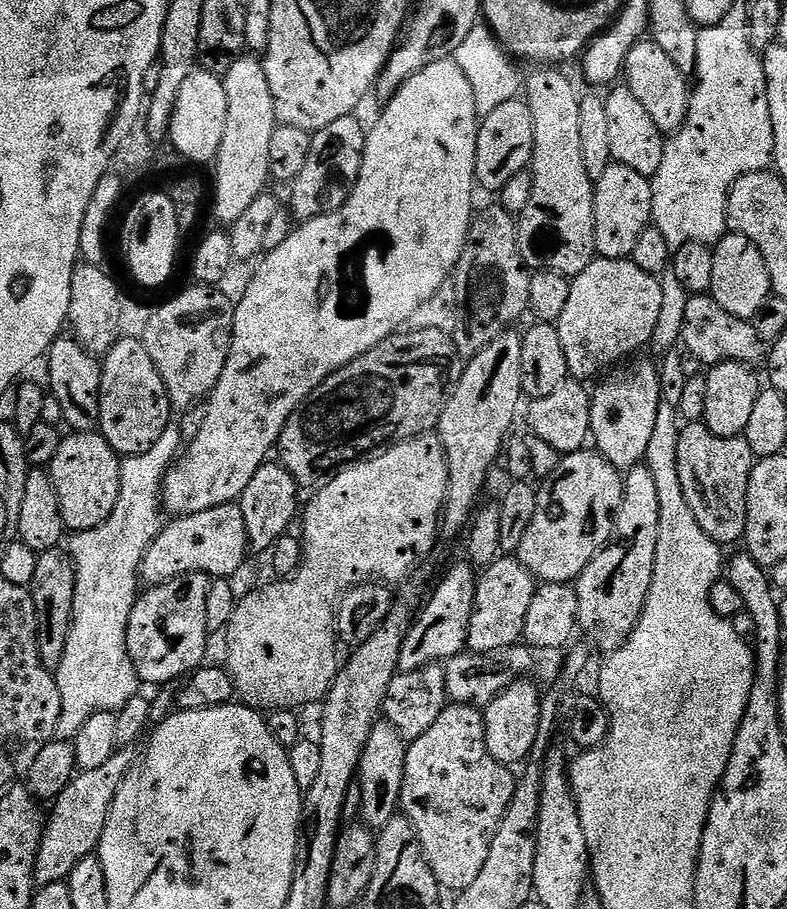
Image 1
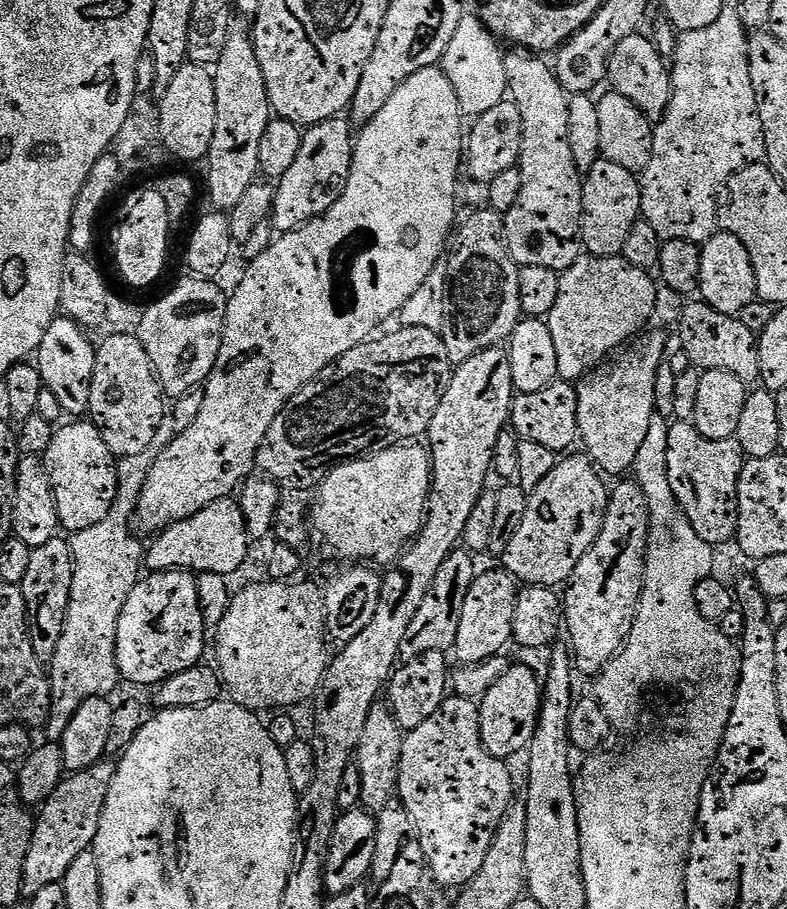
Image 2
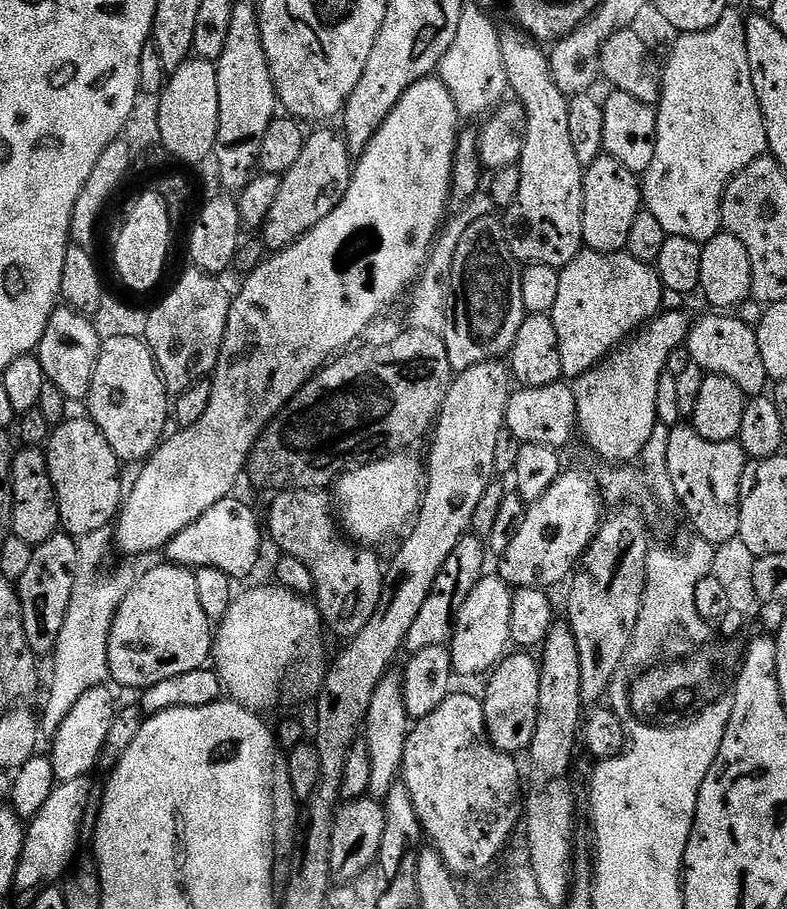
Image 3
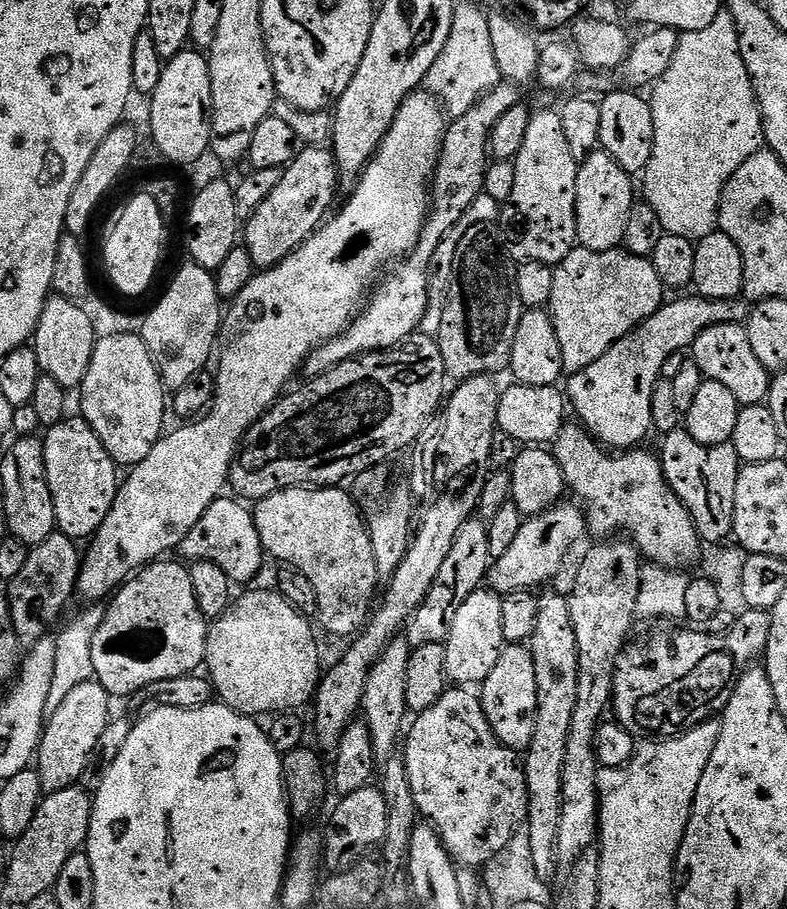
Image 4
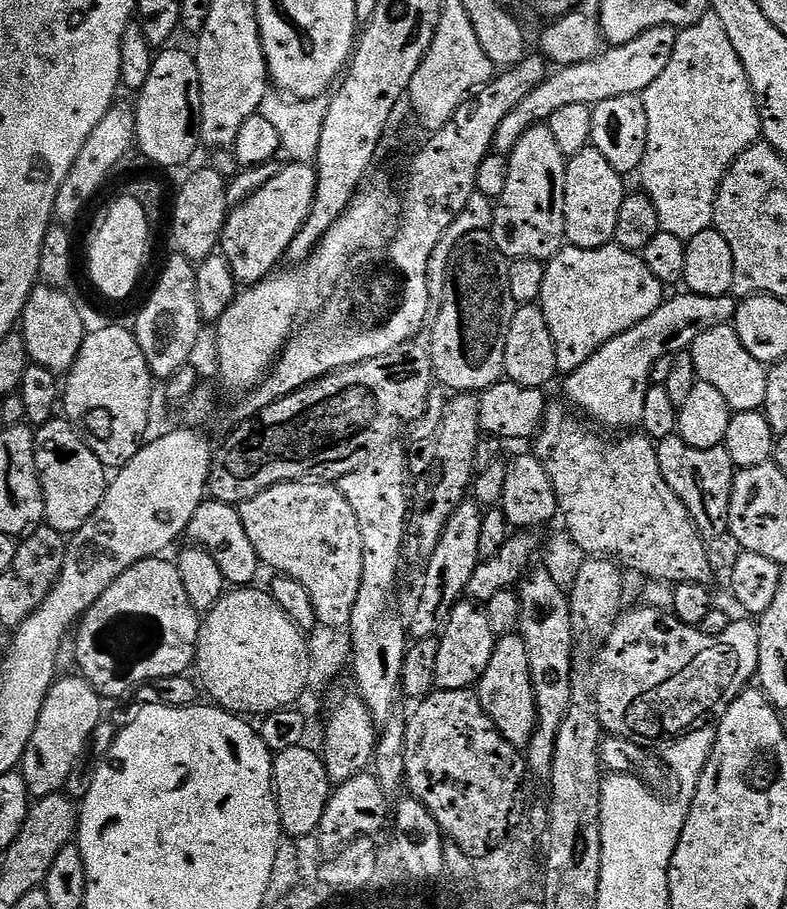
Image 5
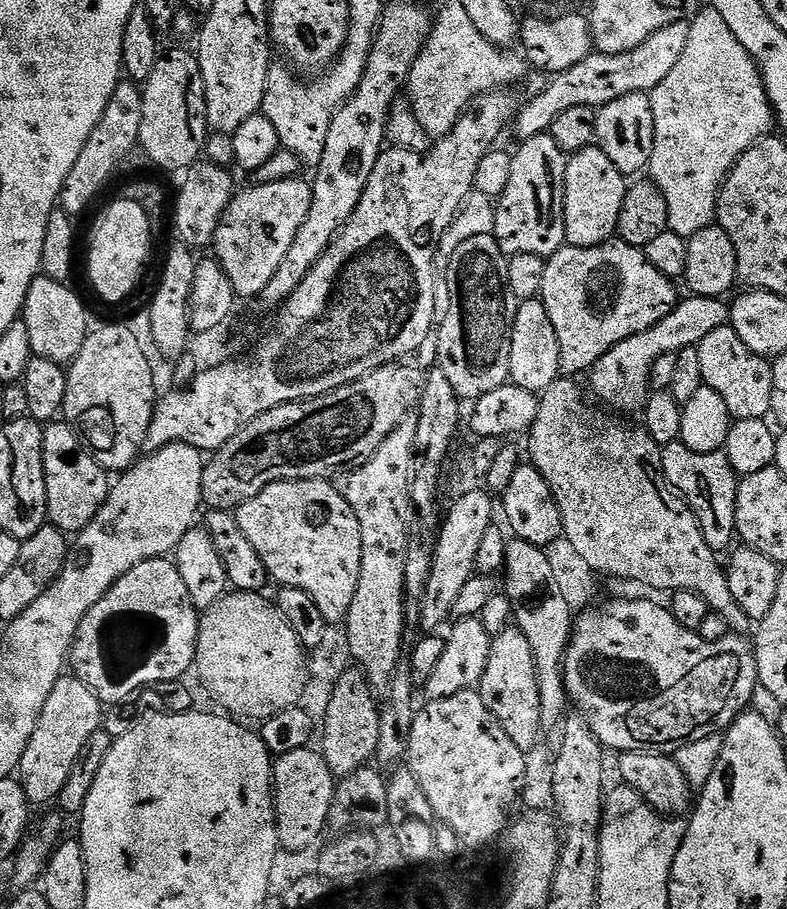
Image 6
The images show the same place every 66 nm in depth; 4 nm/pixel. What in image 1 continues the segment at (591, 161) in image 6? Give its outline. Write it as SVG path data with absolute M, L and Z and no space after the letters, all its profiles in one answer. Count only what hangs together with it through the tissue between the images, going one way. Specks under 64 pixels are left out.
M615 162L609 163L608 168L600 176L595 177L594 191L592 193L592 246L597 257L605 260L623 260L631 257L634 246L638 242L638 238L643 234L645 228L649 227L652 218L652 185L649 177L638 174L634 170L630 170L625 164Z

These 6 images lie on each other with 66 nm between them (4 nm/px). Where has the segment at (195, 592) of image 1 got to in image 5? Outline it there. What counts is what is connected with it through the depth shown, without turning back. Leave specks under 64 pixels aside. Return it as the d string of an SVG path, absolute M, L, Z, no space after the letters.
M168 558L139 560L130 566L130 570L116 578L79 621L80 634L76 638L79 671L101 697L126 696L147 680L157 682L167 676L185 675L196 663L196 643L200 637L202 616L190 602L179 567L164 559Z

